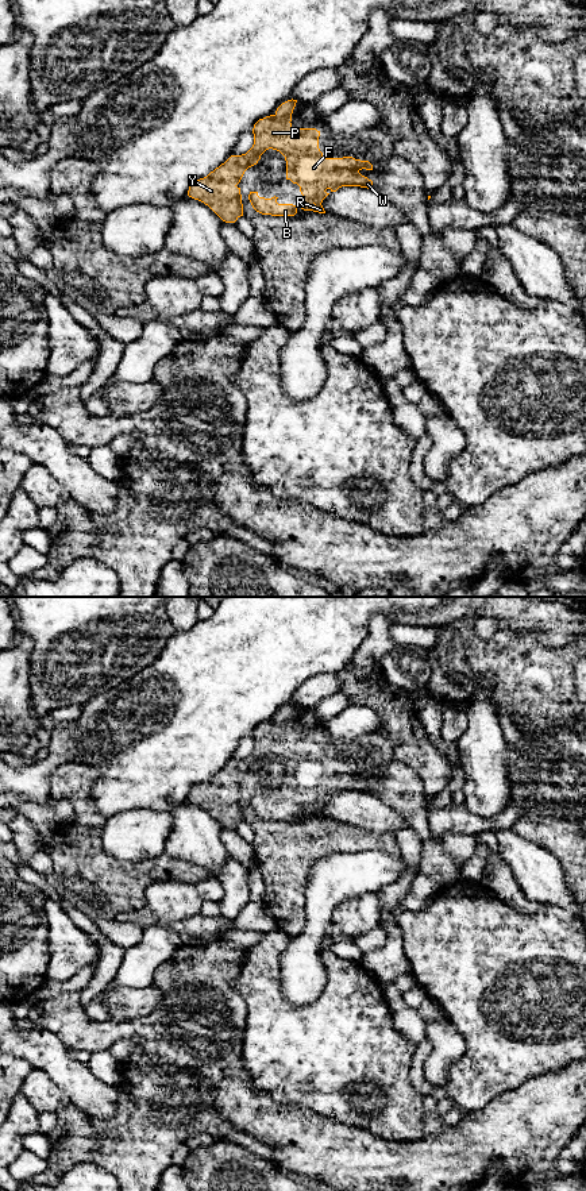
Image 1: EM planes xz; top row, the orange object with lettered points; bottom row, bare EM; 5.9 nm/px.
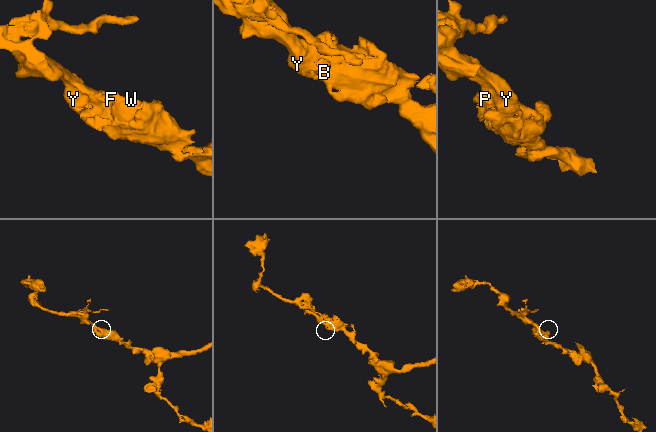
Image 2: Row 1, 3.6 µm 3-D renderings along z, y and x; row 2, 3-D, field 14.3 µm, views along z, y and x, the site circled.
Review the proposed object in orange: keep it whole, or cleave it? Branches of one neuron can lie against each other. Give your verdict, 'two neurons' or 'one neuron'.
one neuron

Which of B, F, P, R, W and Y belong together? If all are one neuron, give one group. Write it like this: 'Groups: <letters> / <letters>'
Groups: B F P R W Y

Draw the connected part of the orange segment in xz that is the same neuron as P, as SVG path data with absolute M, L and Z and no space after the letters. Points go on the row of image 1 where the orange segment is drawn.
M288 100L282 103L274 115L259 119L252 128L254 144L242 155L231 155L224 163L211 171L207 177L196 180L190 184L188 196L208 205L223 221L235 223L243 216L243 204L240 182L244 171L257 165L261 155L269 150L279 151L286 161L286 180L300 186L302 203L300 205L304 211L313 211L325 213L321 203L329 194L325 190L336 192L342 186L361 186L371 189L373 181L362 176L362 169L373 170L369 161L355 159L352 157L343 158L324 158L319 149L320 131L316 128L294 128L292 126L292 113L297 100Z

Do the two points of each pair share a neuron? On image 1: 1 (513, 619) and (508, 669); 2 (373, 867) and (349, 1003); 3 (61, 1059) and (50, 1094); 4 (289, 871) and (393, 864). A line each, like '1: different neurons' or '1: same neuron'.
1: different neurons
2: different neurons
3: different neurons
4: different neurons

